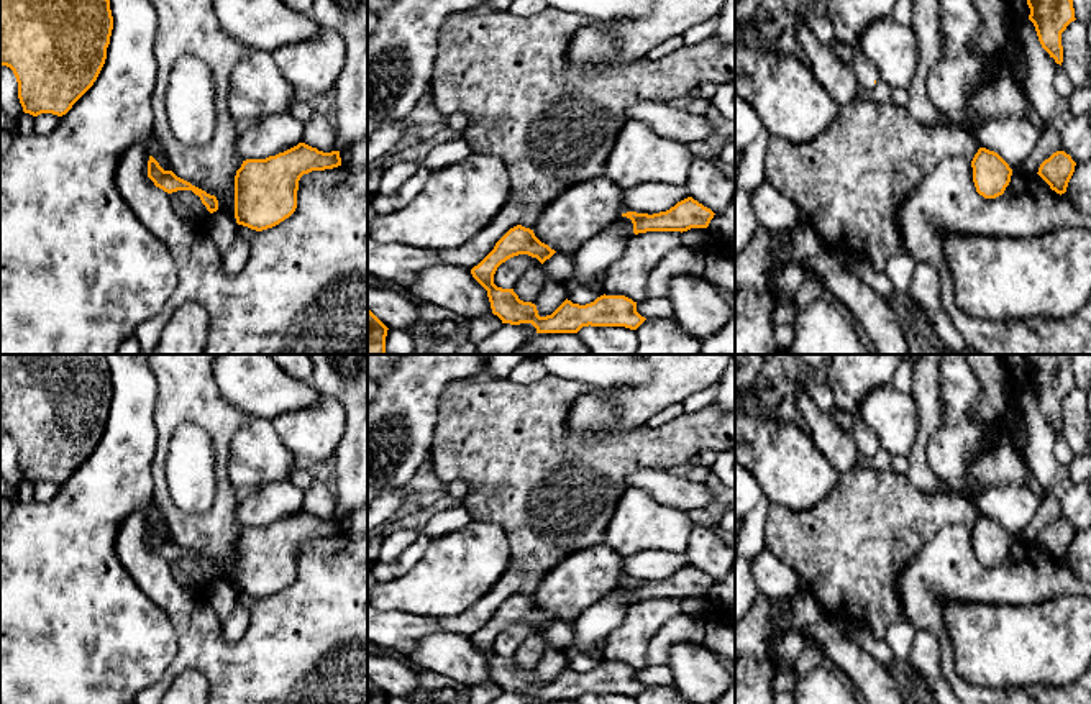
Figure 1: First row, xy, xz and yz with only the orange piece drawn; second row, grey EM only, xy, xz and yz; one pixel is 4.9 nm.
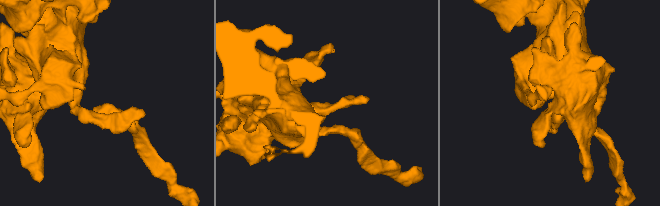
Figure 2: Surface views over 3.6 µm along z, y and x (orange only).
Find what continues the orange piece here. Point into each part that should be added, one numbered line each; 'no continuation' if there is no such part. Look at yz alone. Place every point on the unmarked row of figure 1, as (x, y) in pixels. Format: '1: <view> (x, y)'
1: yz (849, 550)

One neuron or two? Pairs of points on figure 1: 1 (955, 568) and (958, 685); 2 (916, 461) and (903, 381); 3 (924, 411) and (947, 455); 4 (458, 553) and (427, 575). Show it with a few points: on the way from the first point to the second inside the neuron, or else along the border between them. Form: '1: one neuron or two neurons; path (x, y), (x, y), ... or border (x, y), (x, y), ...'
1: one neuron; path (934, 598), (934, 622), (944, 637), (947, 655)
2: two neurons; border (912, 371), (912, 388), (909, 391)
3: two neurons; border (940, 393), (940, 425), (927, 447), (929, 468)
4: one neuron; path (450, 562), (435, 575)

